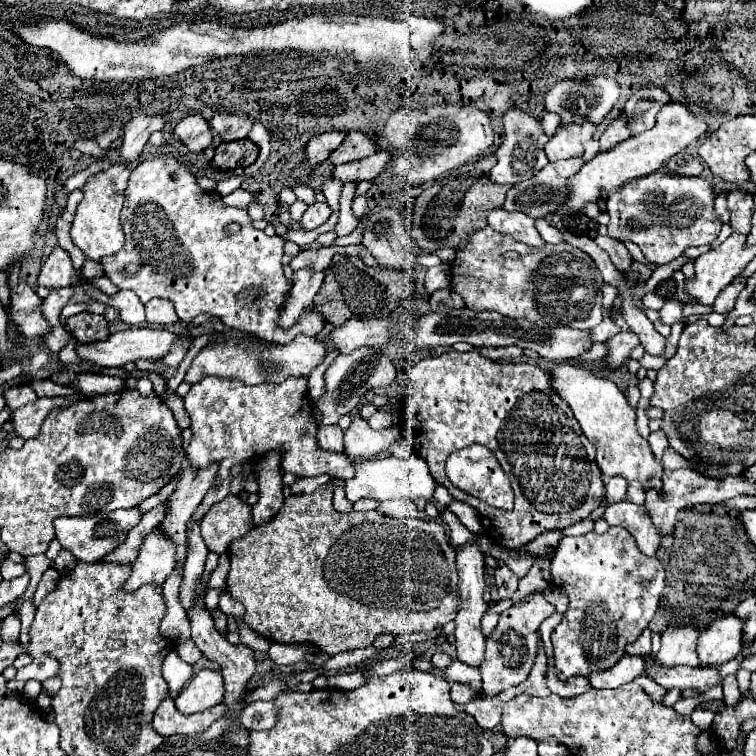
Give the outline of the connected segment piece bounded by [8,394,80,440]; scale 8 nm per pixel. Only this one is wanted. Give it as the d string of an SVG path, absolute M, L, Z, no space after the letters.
M70 396L70 398L38 398L34 404L28 404L20 410L14 410L10 412L8 416L8 422L14 424L14 430L20 438L28 440L28 438L34 438L40 428L42 428L42 422L44 418L54 410L54 408L62 408L62 406L70 406L72 402L76 402L80 398L78 396Z

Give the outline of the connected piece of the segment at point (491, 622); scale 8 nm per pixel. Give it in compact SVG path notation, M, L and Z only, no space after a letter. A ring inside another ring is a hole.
M486 612L482 616L482 634L488 638L492 634L492 630L496 628L496 624L498 624L498 614L496 612Z

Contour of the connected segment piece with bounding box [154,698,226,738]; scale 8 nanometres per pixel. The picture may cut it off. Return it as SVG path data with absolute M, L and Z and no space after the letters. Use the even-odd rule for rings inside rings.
M166 698L154 712L154 728L158 734L162 734L166 738L172 734L198 734L198 732L208 730L212 726L212 722L216 722L224 712L226 712L226 708L222 704L218 704L204 712L184 716L176 710L174 700Z

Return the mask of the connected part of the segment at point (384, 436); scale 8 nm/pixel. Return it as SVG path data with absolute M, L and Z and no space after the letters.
M354 418L350 428L344 432L344 444L346 444L346 454L352 460L366 460L372 458L376 454L380 454L382 450L386 450L390 444L394 444L396 438L402 437L399 428L392 430L372 430L368 426L366 420L362 418Z

